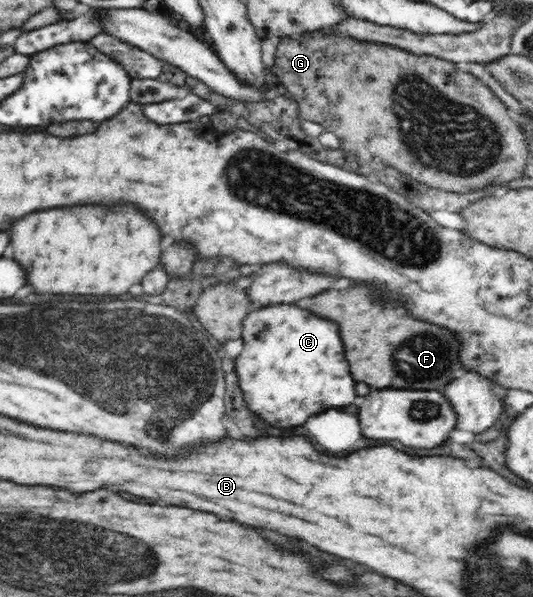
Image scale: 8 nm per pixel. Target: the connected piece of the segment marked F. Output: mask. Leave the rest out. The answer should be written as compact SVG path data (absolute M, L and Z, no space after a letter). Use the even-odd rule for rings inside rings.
M356 284L346 290L328 290L303 304L316 316L338 324L344 342L344 356L356 383L364 382L376 388L444 390L444 386L454 378L454 370L465 369L458 362L460 342L454 334L430 322L414 320L406 308L398 304L374 302L368 286Z

